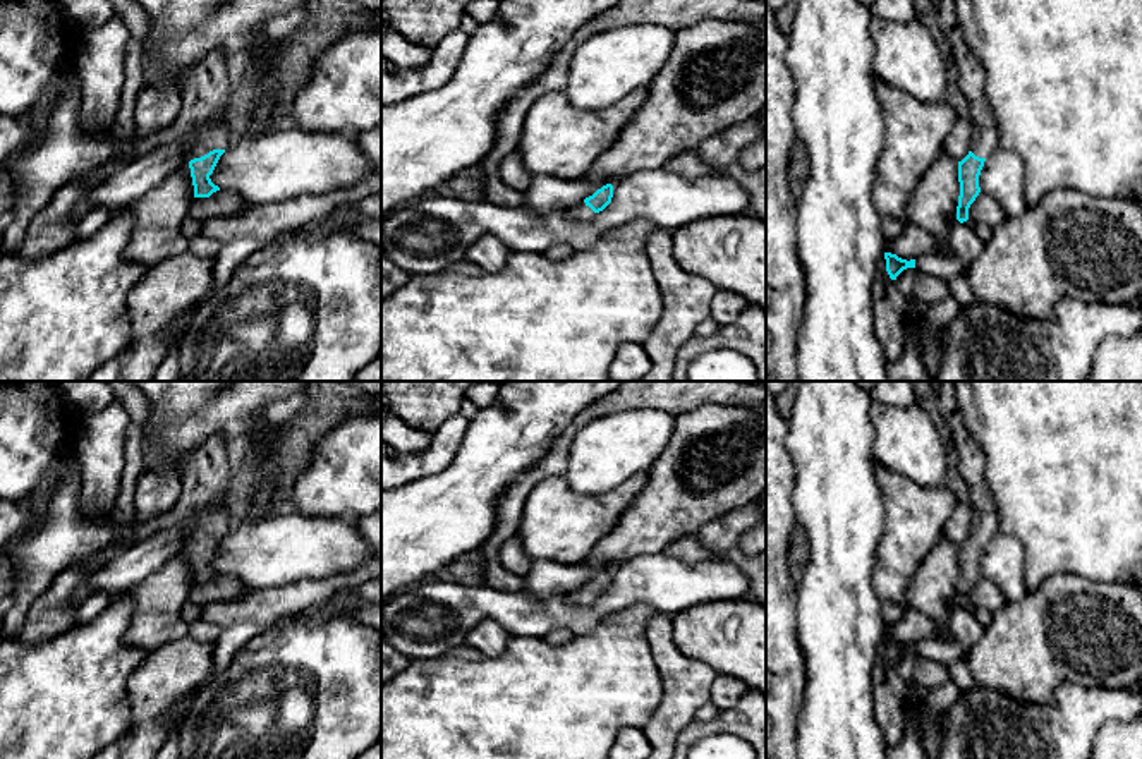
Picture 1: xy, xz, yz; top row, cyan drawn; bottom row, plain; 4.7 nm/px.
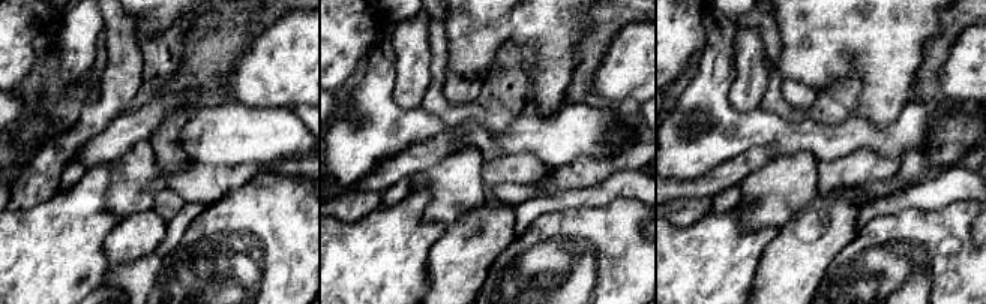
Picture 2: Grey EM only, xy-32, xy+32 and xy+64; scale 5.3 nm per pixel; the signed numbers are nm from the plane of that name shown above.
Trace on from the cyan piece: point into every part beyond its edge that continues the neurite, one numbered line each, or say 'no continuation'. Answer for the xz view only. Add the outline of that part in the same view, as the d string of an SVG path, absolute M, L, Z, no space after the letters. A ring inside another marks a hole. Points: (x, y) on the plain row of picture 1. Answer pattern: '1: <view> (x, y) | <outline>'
1: xz (581, 596) | M584 586L580 589L574 591L572 594L568 594L568 598L575 604L591 604L596 599Z

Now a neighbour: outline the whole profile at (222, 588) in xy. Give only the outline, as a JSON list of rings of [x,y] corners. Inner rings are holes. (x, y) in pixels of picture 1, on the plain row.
[[[220,574],[210,582],[194,582],[189,592],[189,615],[192,616],[204,604],[239,599],[249,589],[237,577]]]

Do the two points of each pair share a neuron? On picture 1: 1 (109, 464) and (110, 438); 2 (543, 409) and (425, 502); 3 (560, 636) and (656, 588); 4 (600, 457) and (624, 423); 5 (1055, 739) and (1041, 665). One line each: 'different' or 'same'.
1: same
2: same
3: different
4: same
5: different

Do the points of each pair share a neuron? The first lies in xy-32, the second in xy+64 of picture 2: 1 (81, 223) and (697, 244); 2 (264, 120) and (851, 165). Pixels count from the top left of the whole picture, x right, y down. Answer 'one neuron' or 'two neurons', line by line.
1: one neuron
2: two neurons

